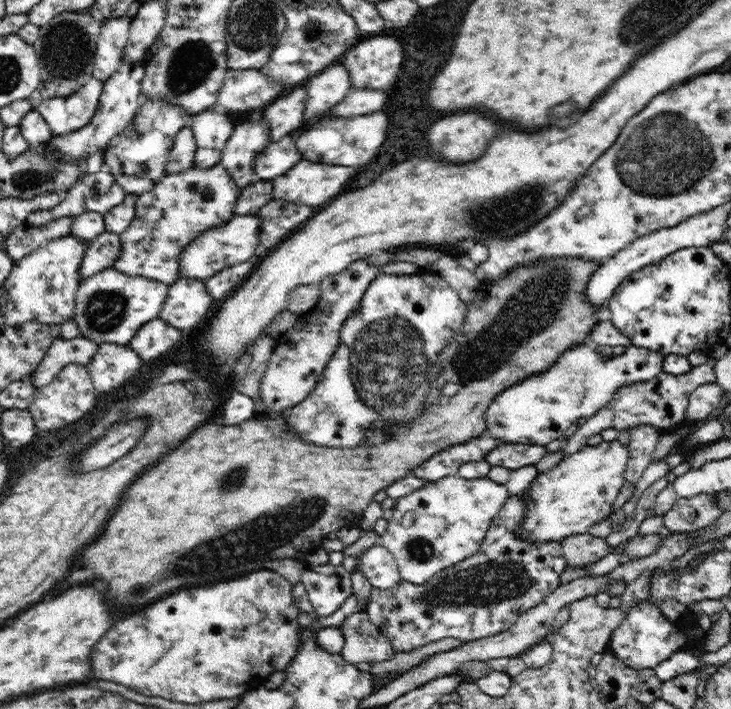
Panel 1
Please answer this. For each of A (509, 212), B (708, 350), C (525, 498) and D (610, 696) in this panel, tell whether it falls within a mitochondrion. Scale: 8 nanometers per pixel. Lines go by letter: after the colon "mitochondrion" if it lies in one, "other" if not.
A: mitochondrion
B: other
C: other
D: other

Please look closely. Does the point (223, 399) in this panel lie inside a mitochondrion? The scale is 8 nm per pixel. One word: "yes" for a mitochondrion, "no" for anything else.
no

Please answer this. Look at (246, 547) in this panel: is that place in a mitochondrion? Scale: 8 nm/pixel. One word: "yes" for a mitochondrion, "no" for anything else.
yes

